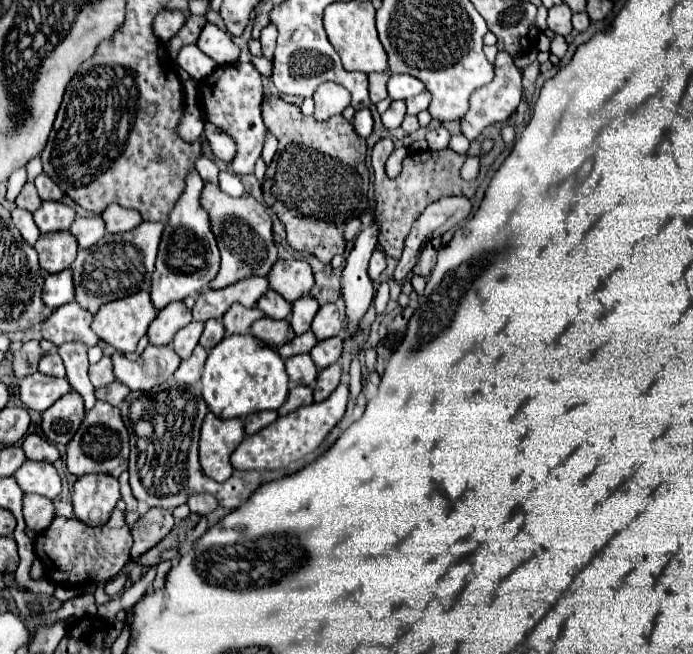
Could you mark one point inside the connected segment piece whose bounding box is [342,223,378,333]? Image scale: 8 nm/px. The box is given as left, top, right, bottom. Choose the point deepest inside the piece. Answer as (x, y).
(357, 289)

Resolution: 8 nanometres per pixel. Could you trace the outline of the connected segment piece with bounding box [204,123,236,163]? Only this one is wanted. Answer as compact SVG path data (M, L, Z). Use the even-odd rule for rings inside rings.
M206 123L204 129L206 129L206 139L208 139L210 147L212 147L212 153L218 159L230 163L232 157L236 155L236 143L232 141L232 137L228 137L228 133L216 129L216 125L212 125L212 123Z

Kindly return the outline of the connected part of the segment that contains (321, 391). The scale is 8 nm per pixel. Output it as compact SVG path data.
M330 365L326 369L322 369L318 373L318 379L316 379L316 385L314 385L314 401L320 403L324 399L328 399L328 395L338 387L340 383L340 375L342 375L342 369L340 365Z

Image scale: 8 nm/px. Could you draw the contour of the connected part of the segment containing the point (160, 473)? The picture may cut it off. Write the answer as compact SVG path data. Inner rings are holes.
M168 379L152 391L130 391L128 397L120 403L120 411L122 421L130 433L130 489L132 495L138 501L144 501L148 507L172 511L174 507L184 505L194 493L210 493L218 499L218 505L236 509L246 503L260 485L286 475L286 469L282 469L282 473L234 471L228 481L216 483L202 473L198 463L198 439L208 407L198 385L186 385L178 383L176 379ZM148 409L154 409L150 421Z

